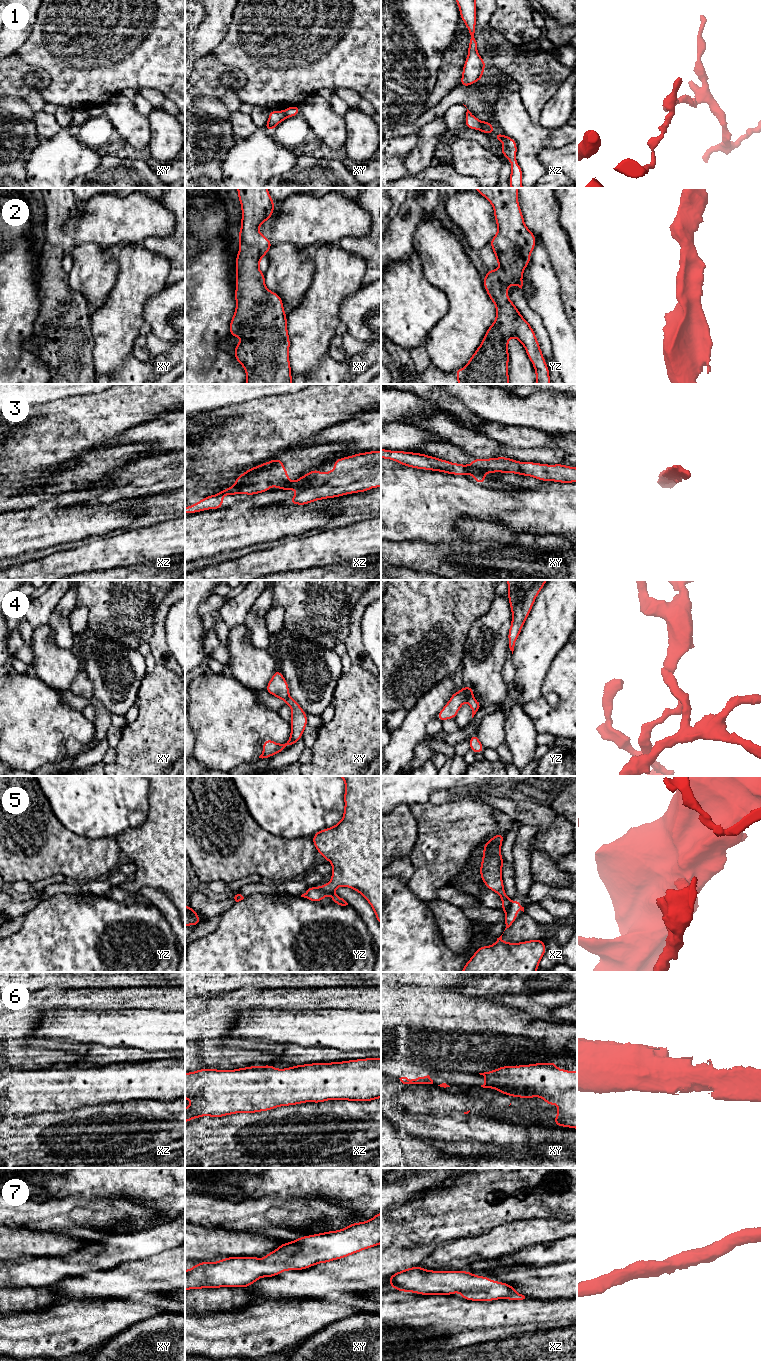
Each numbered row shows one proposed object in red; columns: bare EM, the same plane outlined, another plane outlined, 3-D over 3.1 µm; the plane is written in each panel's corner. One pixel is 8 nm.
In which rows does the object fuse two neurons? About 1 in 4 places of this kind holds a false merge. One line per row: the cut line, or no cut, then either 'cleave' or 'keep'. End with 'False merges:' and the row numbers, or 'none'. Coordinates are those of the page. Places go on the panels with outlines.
1: cut in xz along (482, 122), (479, 129); cleave
2: no cut; keep
3: cut in xy along (470, 465), (485, 472); cleave
4: cut in yz along (472, 696), (466, 700); cleave
5: cut in yz along (315, 887), (328, 893); cleave
6: no cut; keep
7: no cut; keep
False merges: 1, 3, 4, 5

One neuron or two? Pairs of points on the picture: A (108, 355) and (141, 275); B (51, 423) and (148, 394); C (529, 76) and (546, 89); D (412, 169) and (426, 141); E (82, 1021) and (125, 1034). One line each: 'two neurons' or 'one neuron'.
A: one neuron
B: one neuron
C: one neuron
D: one neuron
E: one neuron

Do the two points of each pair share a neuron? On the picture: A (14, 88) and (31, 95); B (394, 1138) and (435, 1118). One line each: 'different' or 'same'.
A: different
B: different

